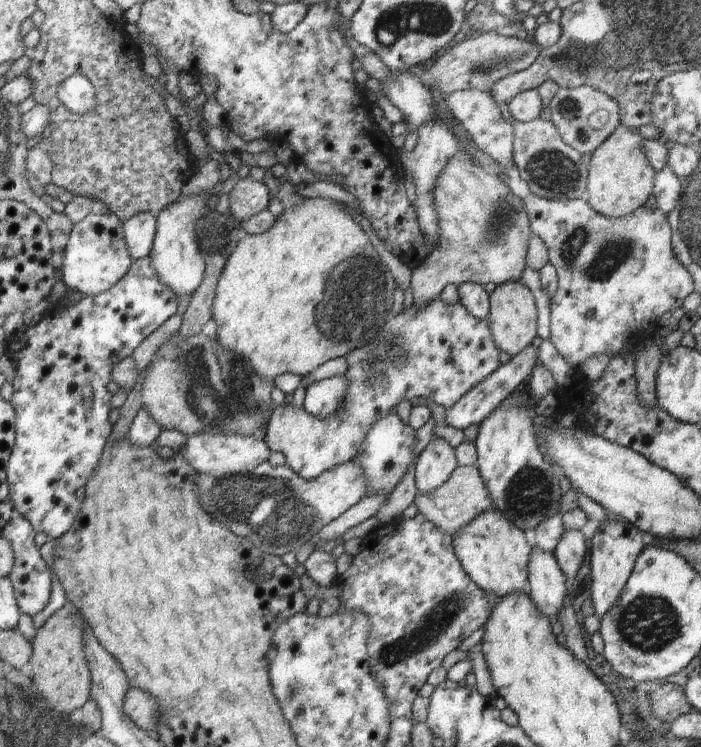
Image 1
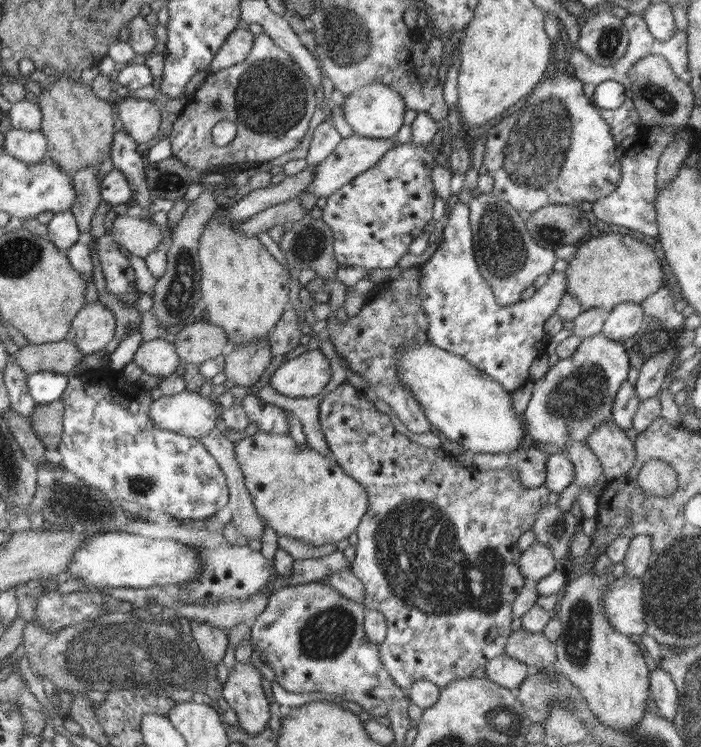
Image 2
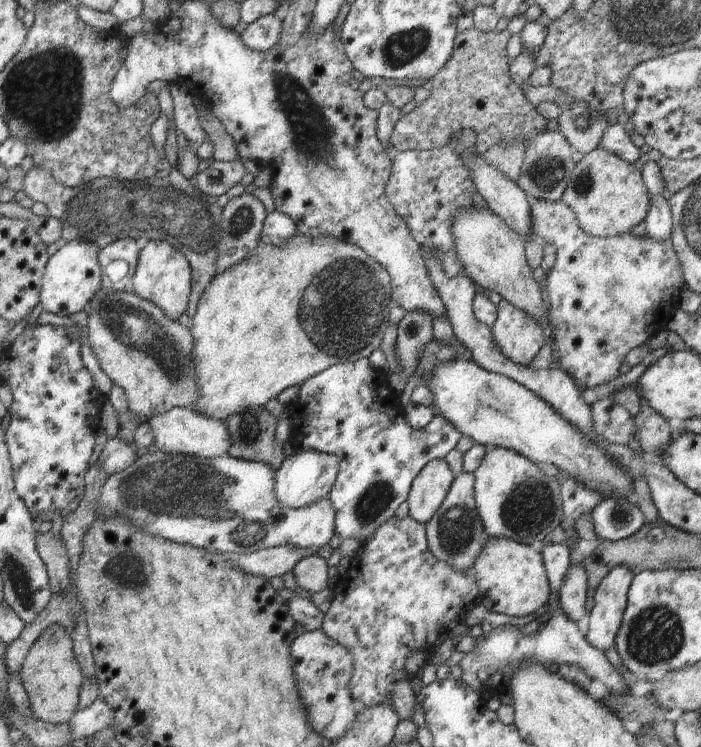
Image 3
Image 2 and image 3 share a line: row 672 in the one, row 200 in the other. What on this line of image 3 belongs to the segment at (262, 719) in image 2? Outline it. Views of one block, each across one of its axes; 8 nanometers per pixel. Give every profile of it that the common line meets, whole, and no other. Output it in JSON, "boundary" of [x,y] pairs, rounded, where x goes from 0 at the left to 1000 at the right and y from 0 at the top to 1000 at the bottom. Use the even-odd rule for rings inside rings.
{"boundary":[[[348,258],[325,269],[315,281],[312,297],[315,312],[307,333],[310,340],[310,348],[307,349],[310,367],[320,364],[327,356],[348,349],[369,329],[375,297],[379,290],[381,284],[377,274],[359,258]]]}

